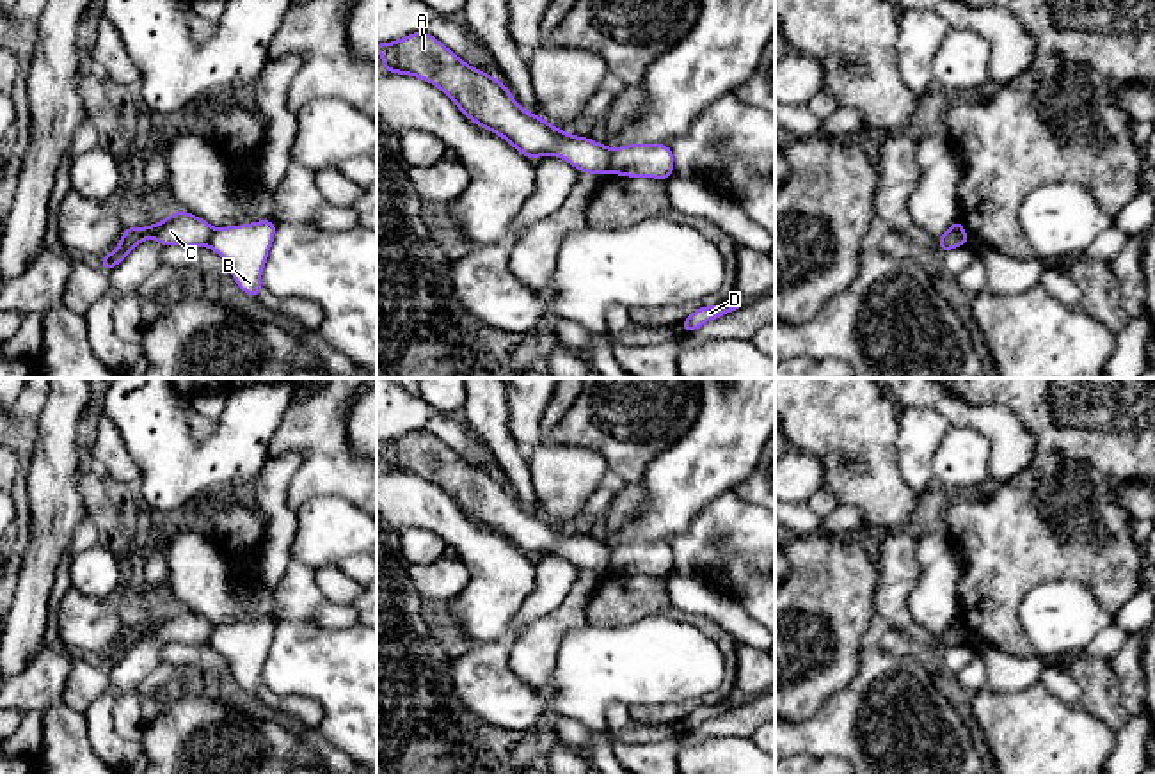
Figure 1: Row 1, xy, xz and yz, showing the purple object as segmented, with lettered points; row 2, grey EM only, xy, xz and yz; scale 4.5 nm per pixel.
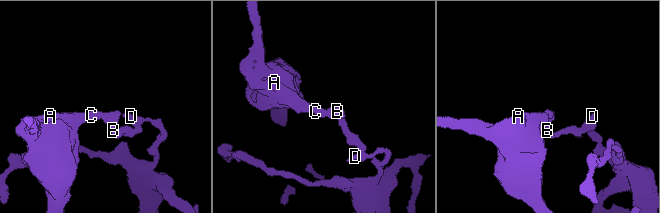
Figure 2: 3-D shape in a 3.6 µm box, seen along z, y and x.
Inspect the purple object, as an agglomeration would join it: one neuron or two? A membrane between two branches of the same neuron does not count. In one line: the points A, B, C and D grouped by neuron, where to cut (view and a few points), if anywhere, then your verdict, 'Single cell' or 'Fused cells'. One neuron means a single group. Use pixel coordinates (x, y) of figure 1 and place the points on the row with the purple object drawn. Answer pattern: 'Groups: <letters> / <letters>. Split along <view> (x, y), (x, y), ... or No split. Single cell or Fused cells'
Groups: A C / B D. Split along xz (612, 150), (612, 167), (608, 171). Fused cells

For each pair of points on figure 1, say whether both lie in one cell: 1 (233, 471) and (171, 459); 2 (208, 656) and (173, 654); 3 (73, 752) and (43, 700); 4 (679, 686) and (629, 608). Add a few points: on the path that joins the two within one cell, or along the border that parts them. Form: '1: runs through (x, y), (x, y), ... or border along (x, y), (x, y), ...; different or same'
1: runs through (217, 467), (187, 467); same
2: runs through (199, 656), (182, 656); same
3: runs through (64, 739), (64, 730), (54, 712); same
4: border along (681, 620), (644, 617), (622, 625), (597, 625); different

